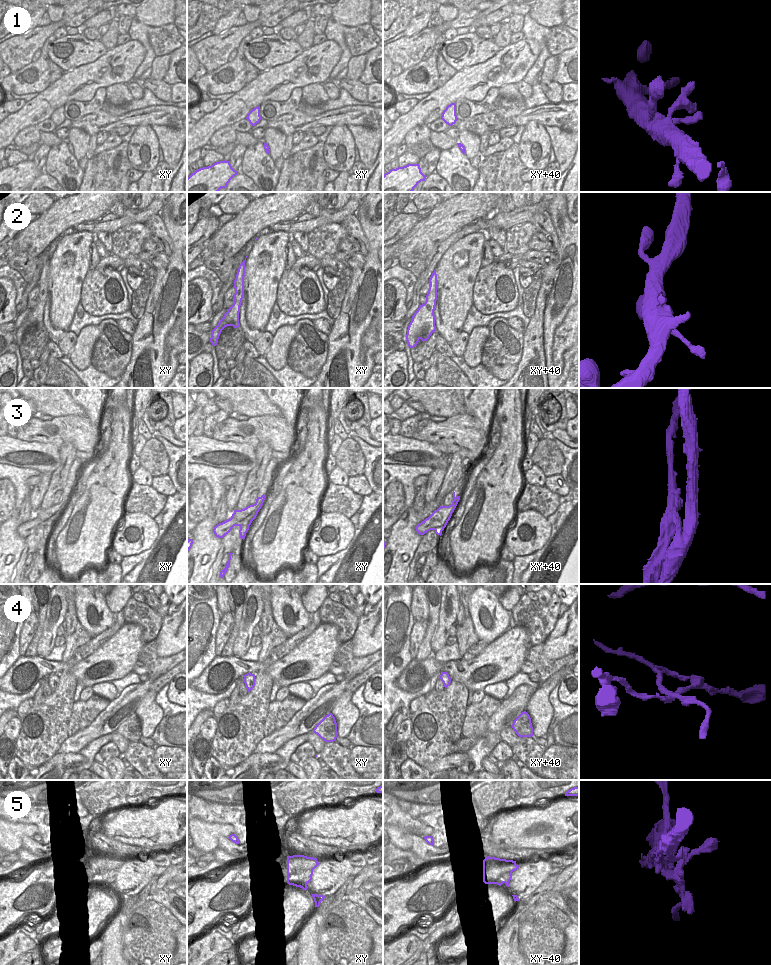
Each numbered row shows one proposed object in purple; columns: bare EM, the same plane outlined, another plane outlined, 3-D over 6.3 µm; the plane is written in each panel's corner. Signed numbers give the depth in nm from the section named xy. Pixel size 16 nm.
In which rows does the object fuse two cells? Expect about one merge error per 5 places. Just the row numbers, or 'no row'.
3, 4, 5

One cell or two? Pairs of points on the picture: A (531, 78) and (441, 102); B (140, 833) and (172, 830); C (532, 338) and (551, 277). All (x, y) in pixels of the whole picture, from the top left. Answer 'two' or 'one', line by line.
A: two
B: one
C: one

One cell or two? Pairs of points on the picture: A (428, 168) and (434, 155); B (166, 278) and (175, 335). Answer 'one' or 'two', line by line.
A: one
B: two

